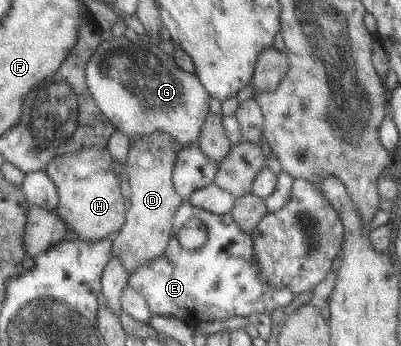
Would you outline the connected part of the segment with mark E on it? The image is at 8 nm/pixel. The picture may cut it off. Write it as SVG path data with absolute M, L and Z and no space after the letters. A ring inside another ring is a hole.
M185 201L179 207L175 217L174 235L171 237L170 244L161 258L153 263L141 266L137 272L130 275L129 284L137 290L148 301L152 314L167 317L175 317L183 321L187 326L196 328L200 323L215 320L227 320L233 316L253 317L256 314L271 313L278 308L289 306L297 294L294 290L274 288L267 285L261 278L261 265L255 255L255 241L251 234L245 232L233 220L233 216L219 215L209 212L207 209L196 207L191 201ZM191 226L193 228L209 228L209 236L203 248L199 250L189 250L181 246L179 242L179 230Z

